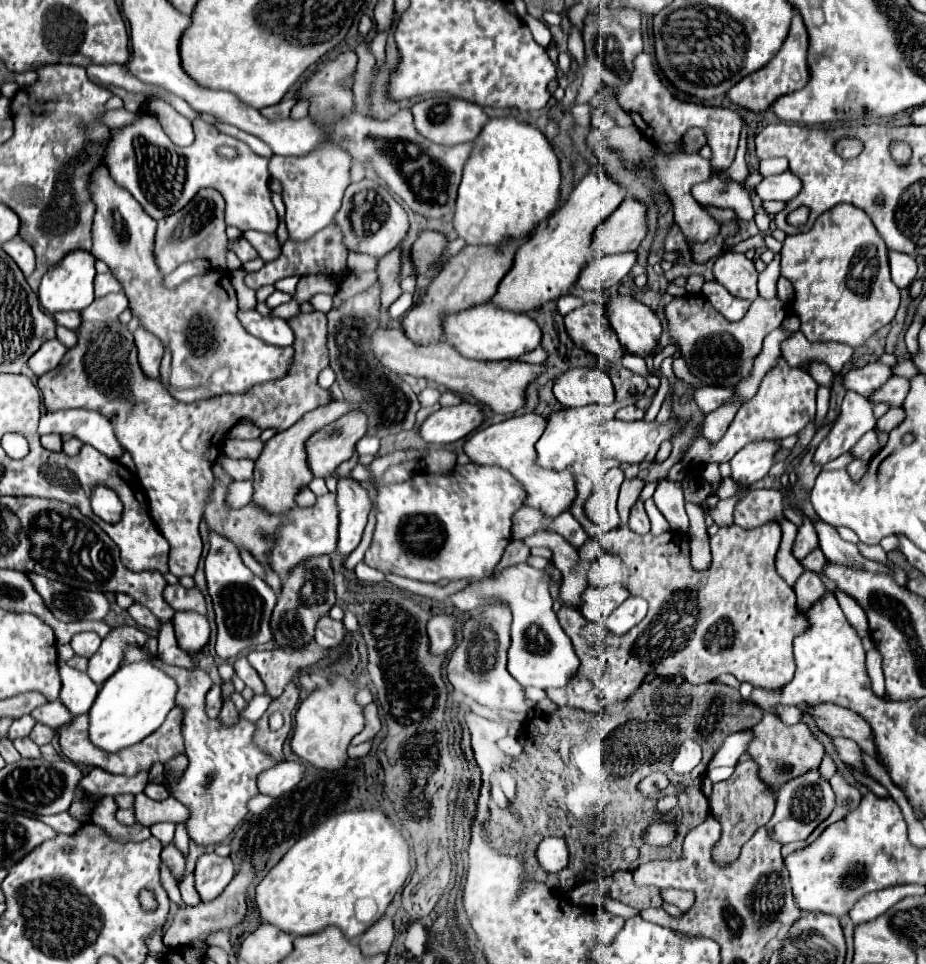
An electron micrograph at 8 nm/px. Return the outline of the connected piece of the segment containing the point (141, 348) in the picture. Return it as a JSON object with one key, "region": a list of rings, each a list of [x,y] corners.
{"region":[[[138,328],[134,332],[134,340],[138,346],[138,360],[142,364],[142,370],[146,372],[146,376],[158,378],[160,360],[164,354],[164,346],[162,346],[160,338],[154,336],[152,332],[146,332],[144,328]]]}

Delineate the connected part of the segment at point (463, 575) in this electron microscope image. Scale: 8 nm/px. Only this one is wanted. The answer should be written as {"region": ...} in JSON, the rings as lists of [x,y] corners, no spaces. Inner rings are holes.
{"region":[[[466,464],[458,466],[456,472],[448,476],[438,474],[416,474],[408,482],[390,484],[380,488],[378,492],[370,490],[372,500],[378,506],[376,530],[372,536],[372,544],[366,550],[366,564],[378,568],[382,574],[398,574],[420,582],[456,582],[470,578],[488,578],[494,574],[506,544],[512,534],[512,514],[522,508],[524,490],[510,476],[510,472],[494,466],[476,466]]]}

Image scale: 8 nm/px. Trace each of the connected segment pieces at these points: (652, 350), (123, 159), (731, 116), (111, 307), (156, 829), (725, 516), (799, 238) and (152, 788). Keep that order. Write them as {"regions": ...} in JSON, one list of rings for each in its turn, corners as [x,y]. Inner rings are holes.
{"regions":[[[[616,296],[608,304],[608,318],[626,352],[656,354],[662,336],[660,318],[632,296]]],[[[142,112],[140,118],[128,126],[112,128],[106,142],[106,166],[112,178],[124,186],[150,214],[154,220],[170,216],[186,206],[200,188],[216,188],[226,200],[226,226],[236,226],[242,232],[260,230],[274,234],[278,226],[278,216],[270,200],[270,174],[268,158],[254,154],[244,142],[218,132],[204,120],[192,120],[196,140],[188,148],[172,144],[164,134],[156,116]],[[220,146],[230,146],[238,150],[236,158],[224,158],[218,154]]],[[[638,54],[634,58],[634,70],[632,76],[626,84],[612,88],[616,94],[616,100],[620,108],[634,120],[636,128],[654,144],[668,144],[676,142],[686,128],[698,126],[704,128],[708,146],[712,148],[712,168],[722,168],[726,170],[736,154],[738,140],[740,140],[740,130],[742,130],[742,120],[740,116],[730,110],[730,108],[714,108],[714,106],[704,106],[704,104],[694,104],[694,102],[680,102],[674,98],[668,90],[668,82],[664,76],[660,76],[654,68],[654,60],[648,54]]],[[[124,292],[106,294],[96,298],[88,308],[82,310],[82,320],[116,320],[128,308],[128,298]]],[[[169,822],[154,824],[150,827],[150,831],[153,836],[160,840],[164,847],[174,838],[175,824]]],[[[730,496],[726,500],[720,500],[714,508],[710,508],[708,514],[712,516],[712,520],[718,526],[730,526],[732,524],[732,510],[736,508],[736,504],[738,504],[738,496]]],[[[836,204],[828,212],[820,214],[808,232],[786,236],[780,256],[780,274],[792,282],[796,292],[792,310],[800,316],[800,332],[810,342],[844,342],[852,348],[858,348],[876,330],[894,320],[900,306],[900,290],[890,278],[888,248],[864,210],[854,208],[852,204]]],[[[148,783],[144,789],[144,793],[147,796],[154,796],[154,800],[156,801],[162,801],[170,795],[162,783]]]]}

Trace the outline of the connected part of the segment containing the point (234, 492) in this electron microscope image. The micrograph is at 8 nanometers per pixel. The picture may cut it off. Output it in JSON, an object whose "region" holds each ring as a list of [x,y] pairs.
{"region":[[[252,480],[232,482],[232,484],[228,486],[226,504],[228,504],[230,508],[242,508],[242,506],[250,504],[250,496],[252,496]]]}

